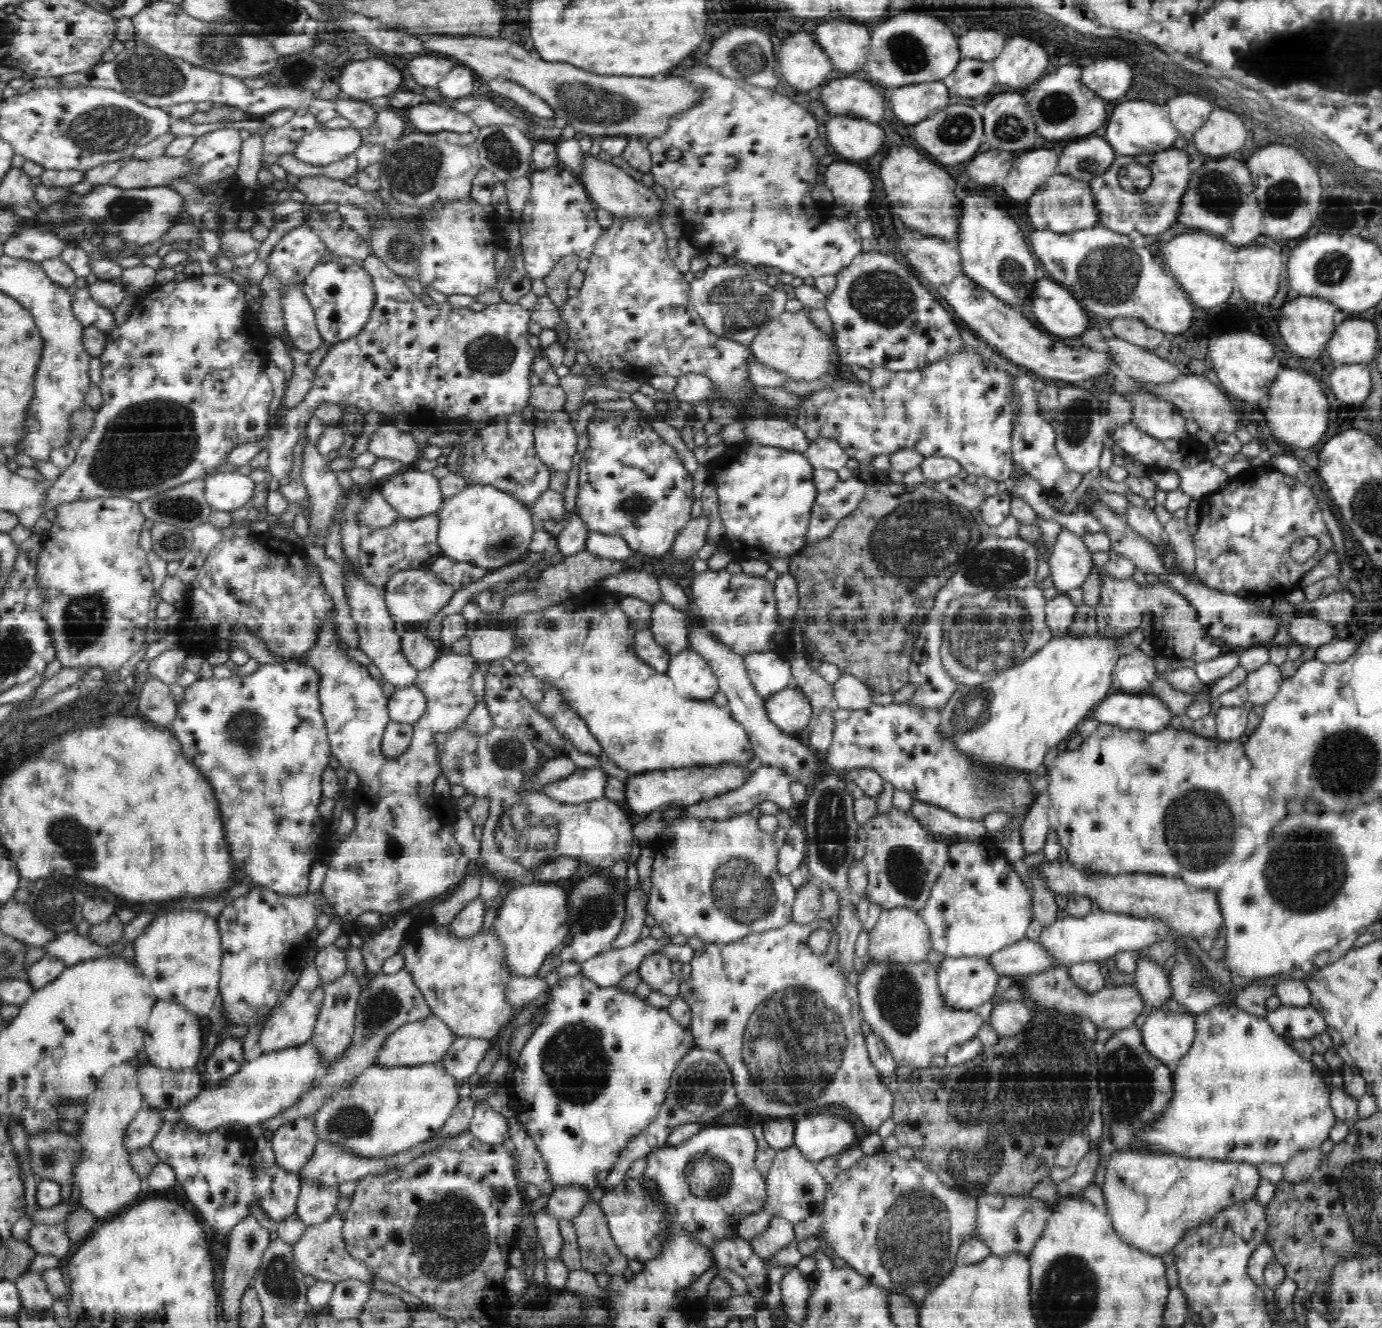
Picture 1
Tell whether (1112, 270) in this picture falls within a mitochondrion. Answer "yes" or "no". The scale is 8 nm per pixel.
yes

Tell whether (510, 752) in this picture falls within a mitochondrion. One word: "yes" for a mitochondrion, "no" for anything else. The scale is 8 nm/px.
yes

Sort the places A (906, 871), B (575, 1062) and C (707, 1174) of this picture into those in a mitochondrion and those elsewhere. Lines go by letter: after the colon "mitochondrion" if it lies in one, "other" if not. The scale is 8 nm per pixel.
A: mitochondrion
B: mitochondrion
C: mitochondrion

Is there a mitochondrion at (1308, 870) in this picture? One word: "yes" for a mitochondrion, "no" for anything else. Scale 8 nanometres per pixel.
yes

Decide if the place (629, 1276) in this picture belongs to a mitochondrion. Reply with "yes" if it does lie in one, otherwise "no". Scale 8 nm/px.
no

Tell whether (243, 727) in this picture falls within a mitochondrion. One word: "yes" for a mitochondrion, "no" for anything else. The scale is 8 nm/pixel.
yes

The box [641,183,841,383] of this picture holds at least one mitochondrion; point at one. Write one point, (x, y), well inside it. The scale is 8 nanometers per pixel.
(737, 302)

